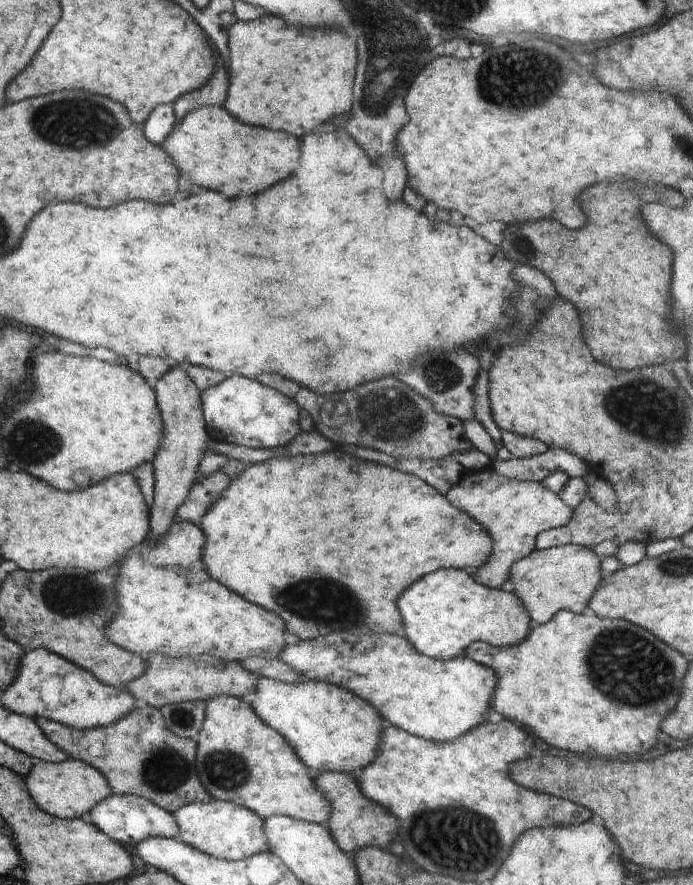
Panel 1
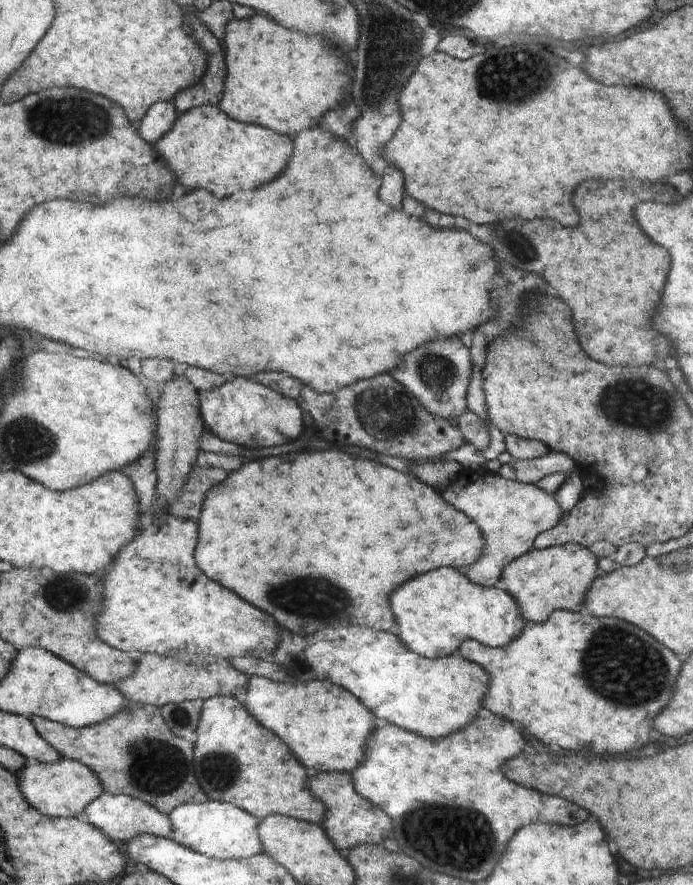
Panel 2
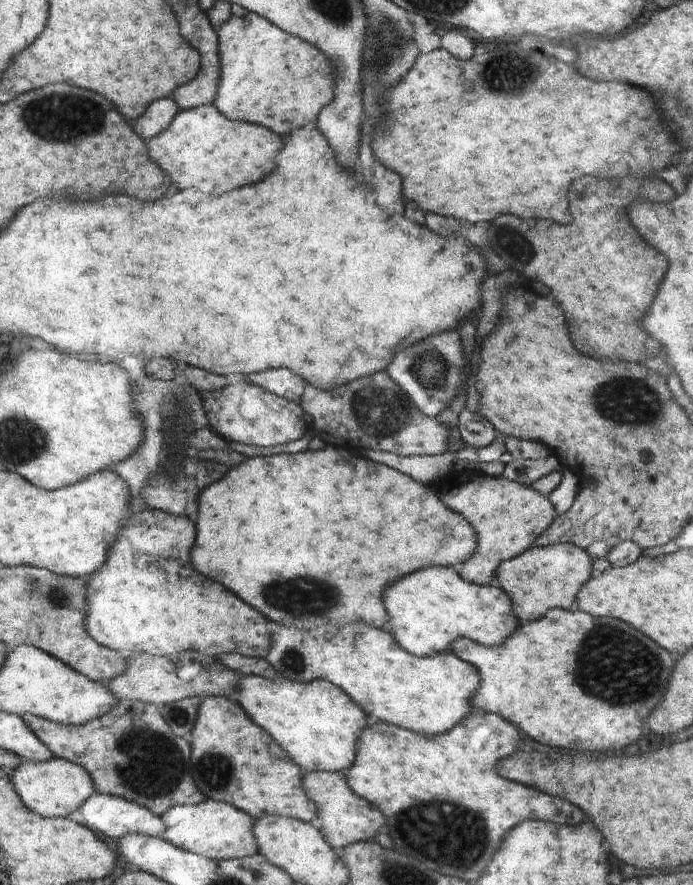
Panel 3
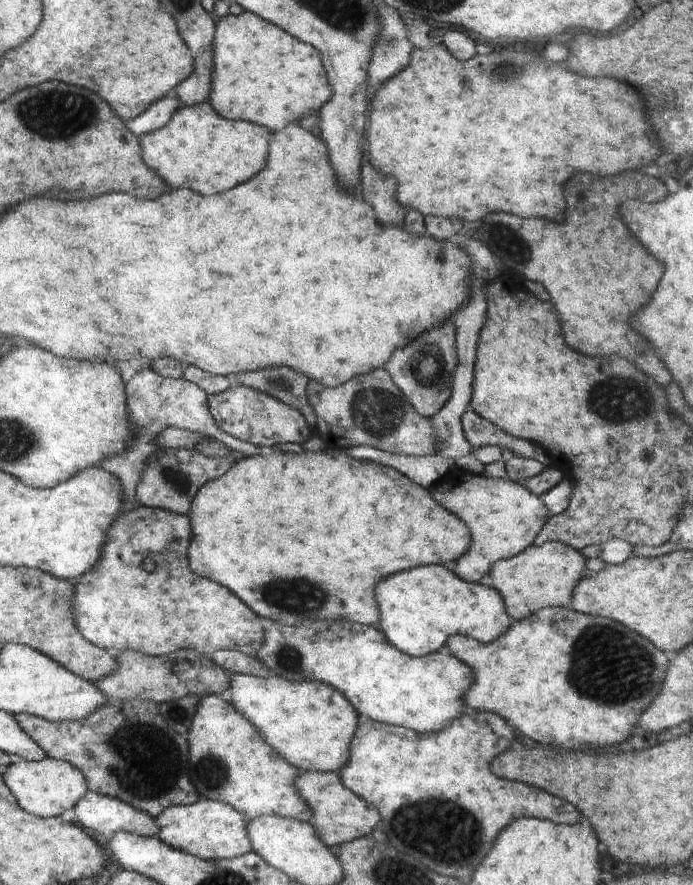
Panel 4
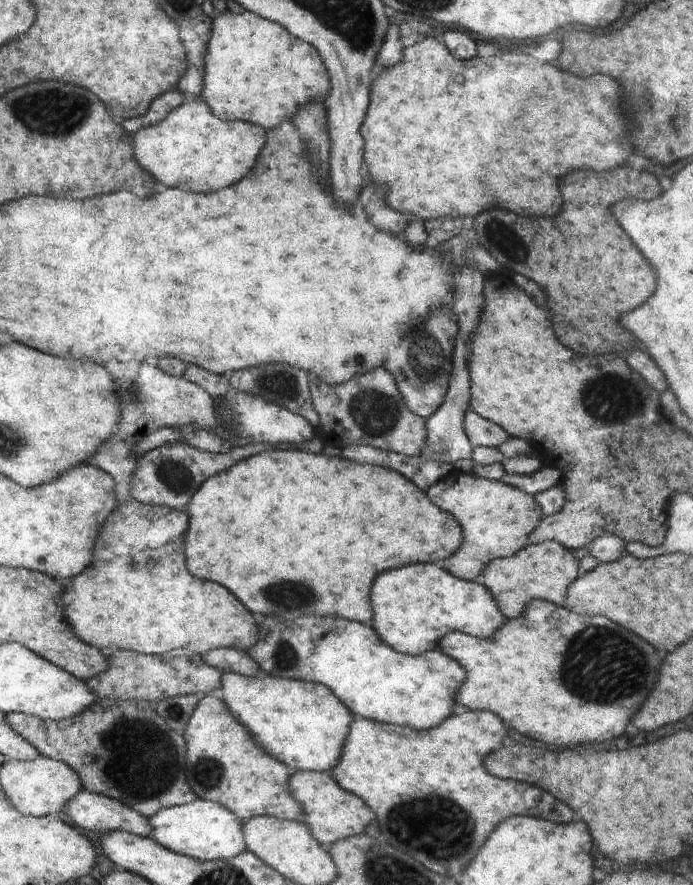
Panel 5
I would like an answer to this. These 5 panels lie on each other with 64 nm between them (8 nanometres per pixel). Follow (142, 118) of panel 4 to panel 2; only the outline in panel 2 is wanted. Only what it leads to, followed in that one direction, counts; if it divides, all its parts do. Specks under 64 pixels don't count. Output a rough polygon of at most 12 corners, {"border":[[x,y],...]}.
{"border":[[174,101],[156,102],[140,124],[154,146],[170,132],[177,115]]}

